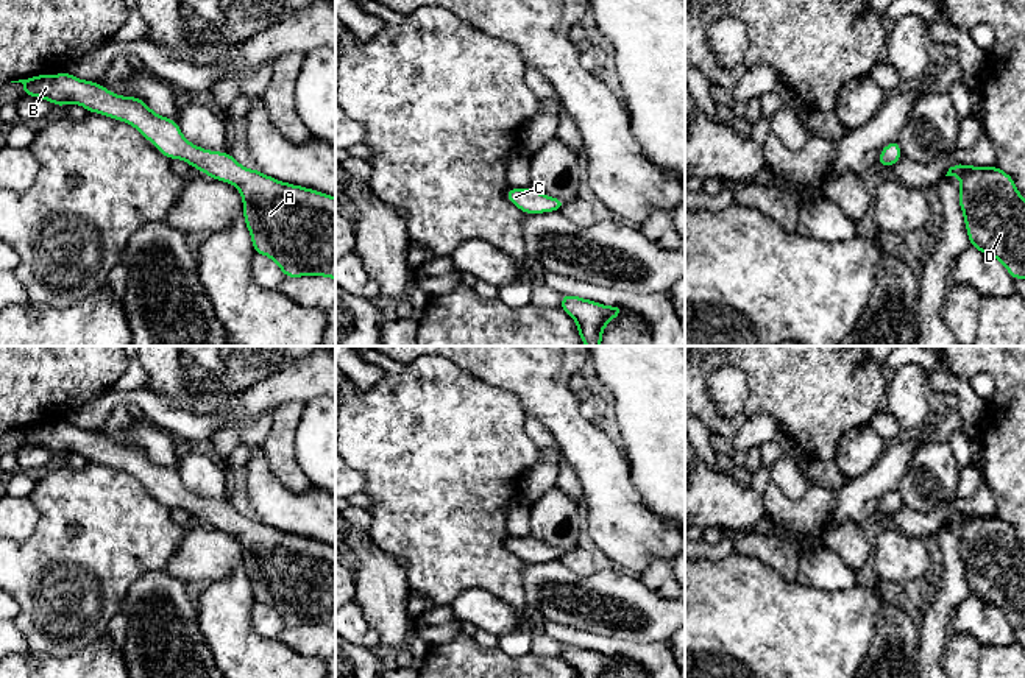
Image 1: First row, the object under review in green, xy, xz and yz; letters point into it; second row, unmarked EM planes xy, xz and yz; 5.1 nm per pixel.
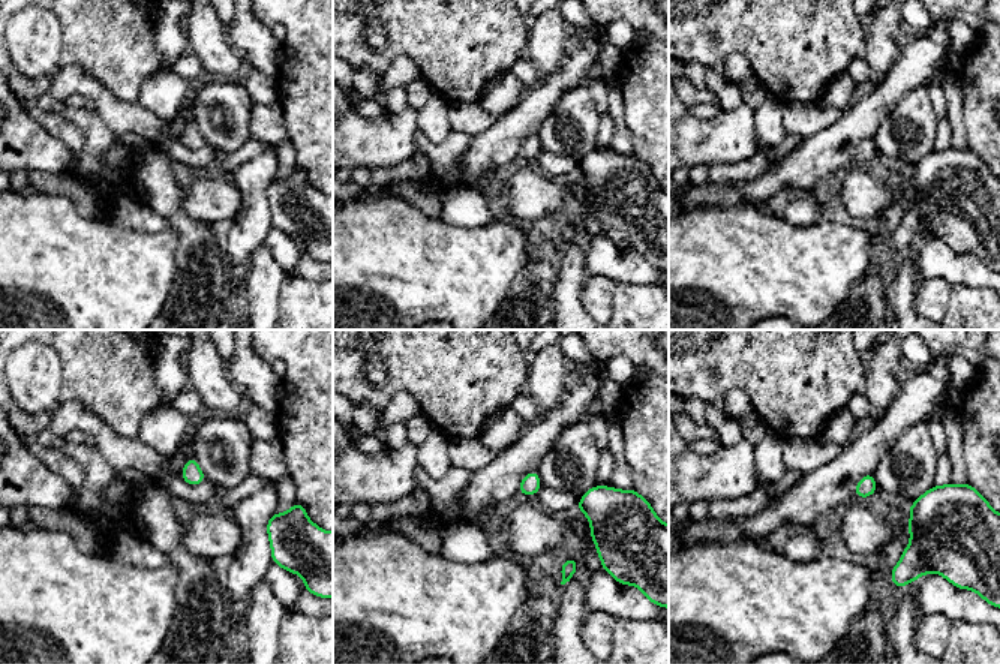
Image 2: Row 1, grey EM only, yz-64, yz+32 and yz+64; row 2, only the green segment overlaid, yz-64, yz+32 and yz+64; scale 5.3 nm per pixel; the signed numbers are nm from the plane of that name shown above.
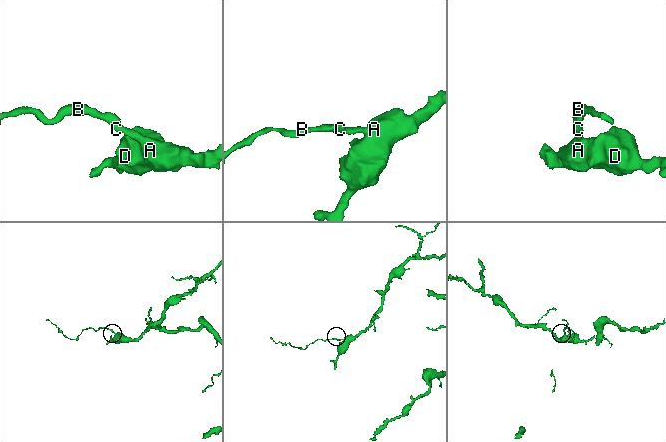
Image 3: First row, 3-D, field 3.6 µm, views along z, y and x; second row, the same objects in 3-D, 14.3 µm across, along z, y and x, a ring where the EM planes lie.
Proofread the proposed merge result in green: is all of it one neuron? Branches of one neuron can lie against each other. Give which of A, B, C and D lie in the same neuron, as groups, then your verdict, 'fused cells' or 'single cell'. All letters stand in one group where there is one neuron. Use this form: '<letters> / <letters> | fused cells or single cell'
A B C D | single cell

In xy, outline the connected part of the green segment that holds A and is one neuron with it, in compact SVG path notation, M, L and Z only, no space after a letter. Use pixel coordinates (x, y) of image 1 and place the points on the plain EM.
M62 421L55 426L37 424L28 429L19 429L11 432L22 432L25 444L45 447L59 457L69 452L78 452L83 457L86 457L89 461L98 461L126 471L136 478L139 478L144 483L144 486L148 488L158 497L158 500L167 505L168 508L187 510L190 516L204 521L209 527L236 535L240 539L243 547L243 567L246 570L248 580L253 588L254 602L271 606L279 614L286 627L328 625L331 628L335 628L335 547L334 546L329 546L326 542L312 538L304 538L301 535L281 531L278 528L273 528L261 522L259 519L248 519L242 516L228 502L207 500L197 494L192 494L184 488L175 469L154 463L140 447L114 444L111 440L100 435L98 432L78 429L67 421Z

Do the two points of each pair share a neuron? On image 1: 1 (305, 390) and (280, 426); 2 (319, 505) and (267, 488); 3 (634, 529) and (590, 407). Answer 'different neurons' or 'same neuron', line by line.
1: different neurons
2: same neuron
3: different neurons

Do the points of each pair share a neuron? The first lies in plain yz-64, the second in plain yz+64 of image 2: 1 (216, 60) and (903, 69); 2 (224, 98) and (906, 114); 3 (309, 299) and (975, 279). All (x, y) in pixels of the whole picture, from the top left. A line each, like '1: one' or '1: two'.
1: two
2: one
3: two

